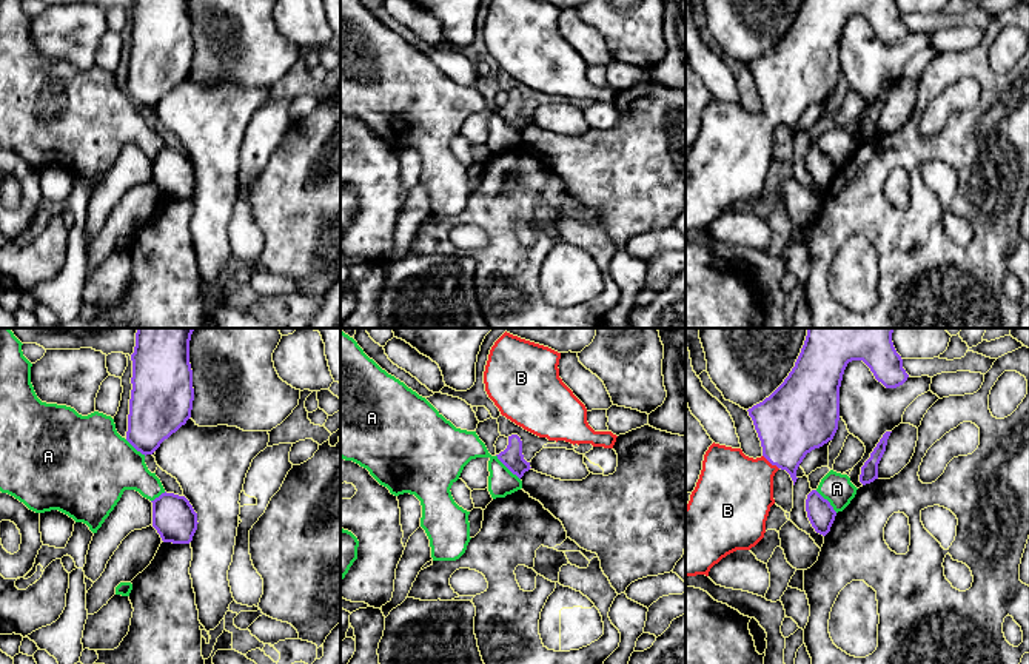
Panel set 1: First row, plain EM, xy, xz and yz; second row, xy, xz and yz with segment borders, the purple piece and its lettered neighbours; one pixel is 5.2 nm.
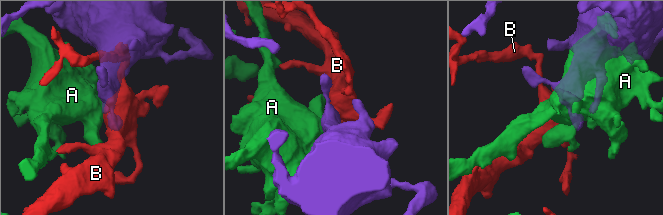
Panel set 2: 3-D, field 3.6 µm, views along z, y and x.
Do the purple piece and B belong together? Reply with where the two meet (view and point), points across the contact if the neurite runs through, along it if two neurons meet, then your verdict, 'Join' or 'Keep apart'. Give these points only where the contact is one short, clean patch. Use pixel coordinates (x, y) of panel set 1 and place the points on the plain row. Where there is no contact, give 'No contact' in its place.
Touches purple at yz (770, 117). Path across: yz (791, 77), (784, 100), (770, 117), (734, 148). Join

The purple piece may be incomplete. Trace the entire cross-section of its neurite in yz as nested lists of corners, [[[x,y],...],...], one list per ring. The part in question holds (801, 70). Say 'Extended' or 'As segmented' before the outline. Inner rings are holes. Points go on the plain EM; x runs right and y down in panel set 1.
Extended. [[[803,0],[795,22],[784,37],[769,52],[747,65],[761,96],[763,111],[753,114],[746,111],[741,103],[715,97],[709,102],[699,134],[685,162],[685,233],[709,231],[710,223],[722,213],[736,205],[750,205],[764,193],[766,176],[775,159],[773,131],[779,123],[786,125],[795,140],[796,125],[806,109],[833,94],[840,75],[840,42],[844,25],[852,15],[863,15],[886,43],[897,43],[909,32],[893,0]]]

